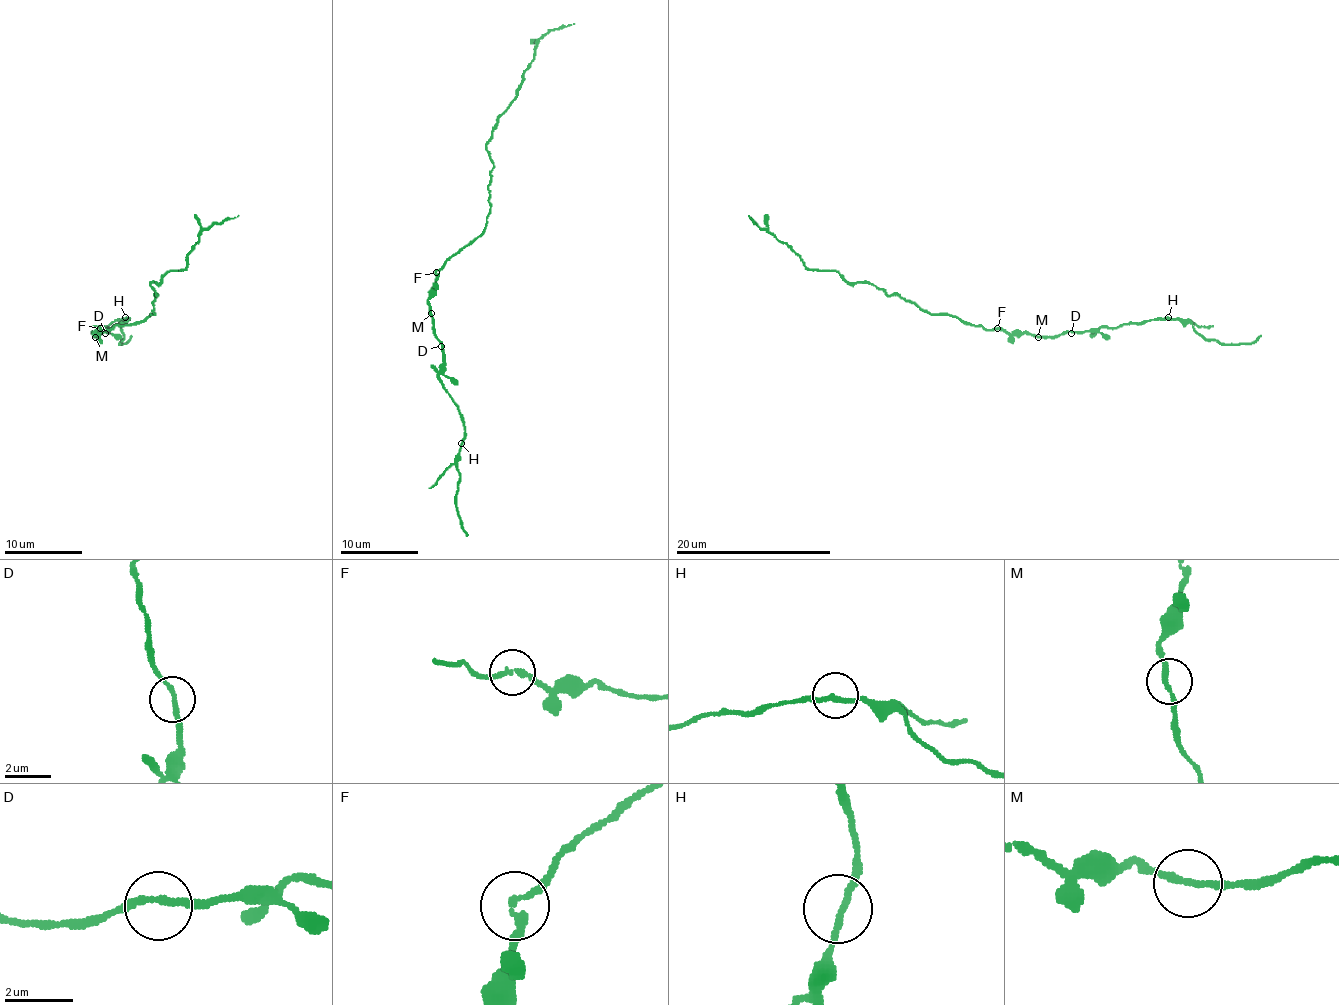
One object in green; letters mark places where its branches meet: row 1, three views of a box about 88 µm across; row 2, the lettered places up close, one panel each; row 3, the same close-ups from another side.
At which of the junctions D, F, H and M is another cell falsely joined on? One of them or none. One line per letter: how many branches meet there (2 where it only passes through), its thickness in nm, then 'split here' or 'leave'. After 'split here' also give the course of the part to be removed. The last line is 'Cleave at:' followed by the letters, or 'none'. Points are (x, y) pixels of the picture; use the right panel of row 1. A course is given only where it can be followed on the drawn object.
D: 2 branches meet; 200 nm thick; leave
F: 2 branches meet; 190 nm thick; leave
H: 2 branches meet; 190 nm thick; leave
M: 2 branches meet; 190 nm thick; leave
Cleave at: none

